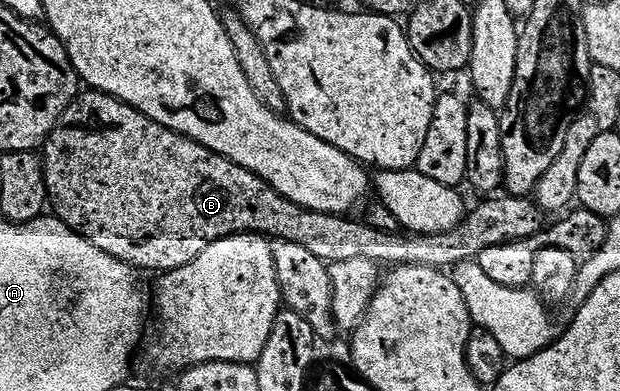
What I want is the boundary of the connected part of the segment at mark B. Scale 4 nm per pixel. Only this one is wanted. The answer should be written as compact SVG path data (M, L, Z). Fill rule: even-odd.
M85 89L78 94L45 140L44 151L45 186L48 194L57 198L58 205L65 207L65 223L70 228L79 229L103 253L109 253L119 262L128 263L141 271L178 271L192 263L215 240L242 233L287 239L285 241L300 244L315 257L329 263L359 260L366 258L369 235L377 230L370 224L359 223L345 215L306 213L300 206L282 197L255 172L209 151L203 144L180 135L178 131L151 121L129 103L123 103L102 91ZM85 199L93 199L88 207L97 207L101 215L85 215Z

